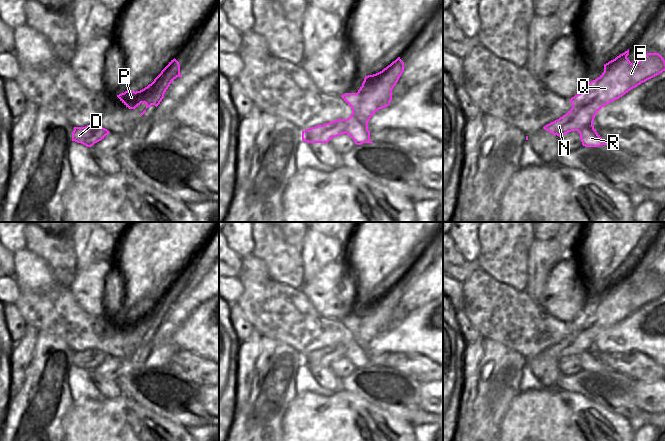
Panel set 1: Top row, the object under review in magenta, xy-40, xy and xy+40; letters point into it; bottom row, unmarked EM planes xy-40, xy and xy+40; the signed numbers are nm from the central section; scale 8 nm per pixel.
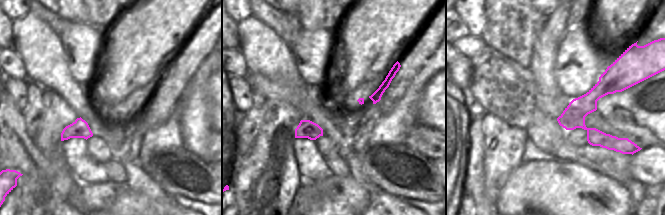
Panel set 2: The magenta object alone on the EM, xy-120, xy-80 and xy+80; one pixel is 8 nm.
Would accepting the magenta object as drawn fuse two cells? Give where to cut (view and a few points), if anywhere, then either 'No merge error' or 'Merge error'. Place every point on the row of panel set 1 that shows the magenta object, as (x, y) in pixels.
Split along xy (367, 125), (361, 125), (354, 119), (351, 119), (345, 132). Merge error.

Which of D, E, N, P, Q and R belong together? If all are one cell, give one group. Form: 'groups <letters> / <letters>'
groups D E N P Q / R

